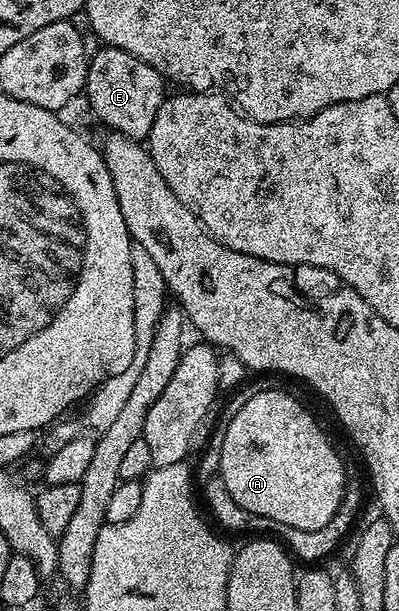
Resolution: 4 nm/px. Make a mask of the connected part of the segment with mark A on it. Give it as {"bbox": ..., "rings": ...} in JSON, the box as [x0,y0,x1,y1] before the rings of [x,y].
{"bbox":[217,388,348,530],"rings":[[[278,388],[254,392],[234,412],[222,432],[222,449],[218,452],[217,475],[222,477],[228,494],[259,521],[271,520],[282,528],[320,530],[332,522],[332,514],[348,491],[346,468],[332,441],[326,437],[318,420],[297,400]]]}

